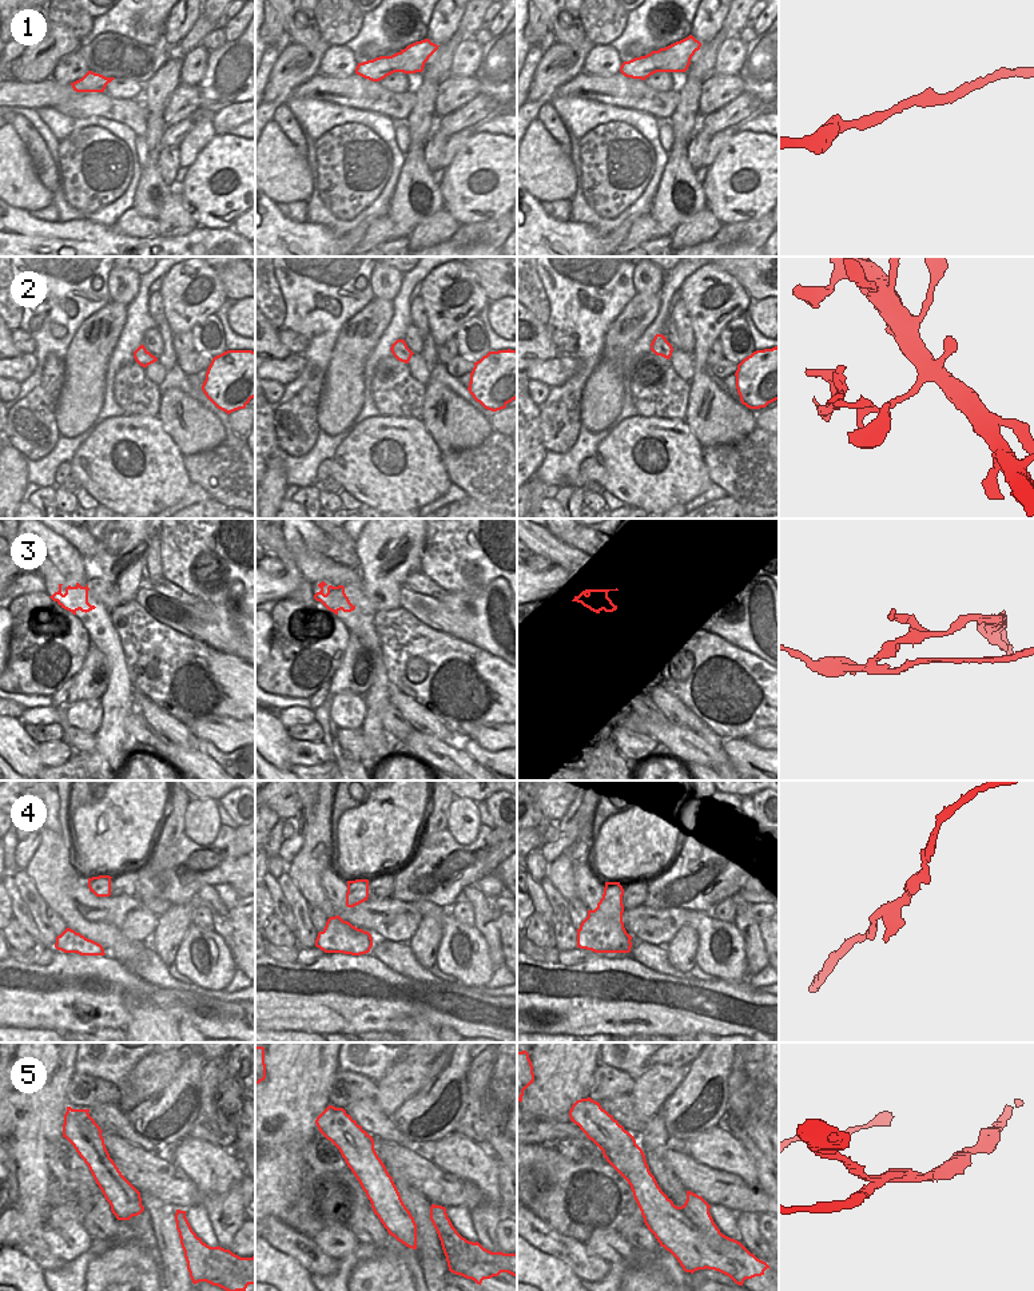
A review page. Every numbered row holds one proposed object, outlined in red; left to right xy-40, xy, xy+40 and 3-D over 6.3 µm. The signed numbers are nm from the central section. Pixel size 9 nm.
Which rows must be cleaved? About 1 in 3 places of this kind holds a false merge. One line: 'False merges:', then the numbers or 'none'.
False merges: 2, 3, 4, 5

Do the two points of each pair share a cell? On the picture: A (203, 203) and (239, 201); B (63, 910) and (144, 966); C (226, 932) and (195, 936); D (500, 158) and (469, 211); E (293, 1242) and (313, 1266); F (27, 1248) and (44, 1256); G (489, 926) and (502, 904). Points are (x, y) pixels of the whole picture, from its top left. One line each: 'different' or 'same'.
A: same
B: different
C: different
D: same
E: same
F: same
G: different

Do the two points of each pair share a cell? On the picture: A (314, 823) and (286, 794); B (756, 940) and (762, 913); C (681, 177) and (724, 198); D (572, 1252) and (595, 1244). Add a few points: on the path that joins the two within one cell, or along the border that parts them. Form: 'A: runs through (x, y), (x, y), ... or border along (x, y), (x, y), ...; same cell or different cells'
A: border along (297, 794), (301, 801), (301, 818); different cells
B: border along (750, 905), (750, 910), (758, 922); different cells
C: border along (700, 185), (707, 207); different cells
D: border along (584, 1243), (589, 1251), (609, 1263); different cells

